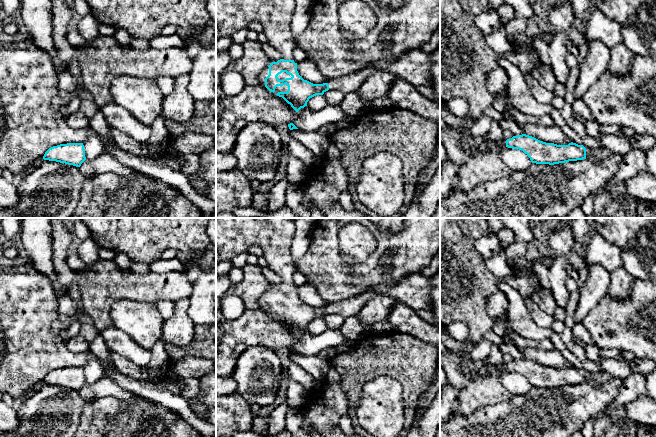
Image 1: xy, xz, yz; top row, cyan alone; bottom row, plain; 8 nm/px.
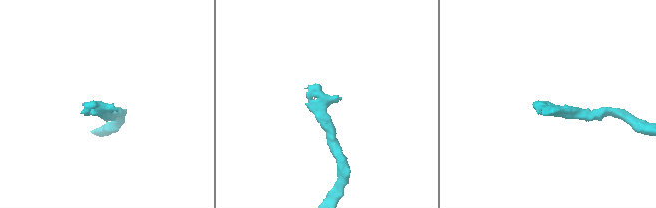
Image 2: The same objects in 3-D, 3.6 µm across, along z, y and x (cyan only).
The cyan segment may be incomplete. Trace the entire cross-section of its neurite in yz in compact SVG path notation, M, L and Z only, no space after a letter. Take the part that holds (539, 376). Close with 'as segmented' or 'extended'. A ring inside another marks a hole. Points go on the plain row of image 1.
M440 354L440 366L445 370L446 384L453 386L459 392L478 376L490 374L500 377L506 371L522 374L530 382L531 386L536 388L554 389L586 383L586 372L573 366L568 369L557 369L522 358L497 367L484 360L481 368L466 373L462 367L469 361L468 358L462 355Z; extended

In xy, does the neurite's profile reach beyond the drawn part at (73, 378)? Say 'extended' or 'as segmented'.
as segmented

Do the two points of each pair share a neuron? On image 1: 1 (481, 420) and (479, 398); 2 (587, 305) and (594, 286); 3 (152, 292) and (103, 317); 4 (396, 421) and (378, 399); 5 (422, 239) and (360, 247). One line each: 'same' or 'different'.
1: different
2: same
3: same
4: same
5: different

